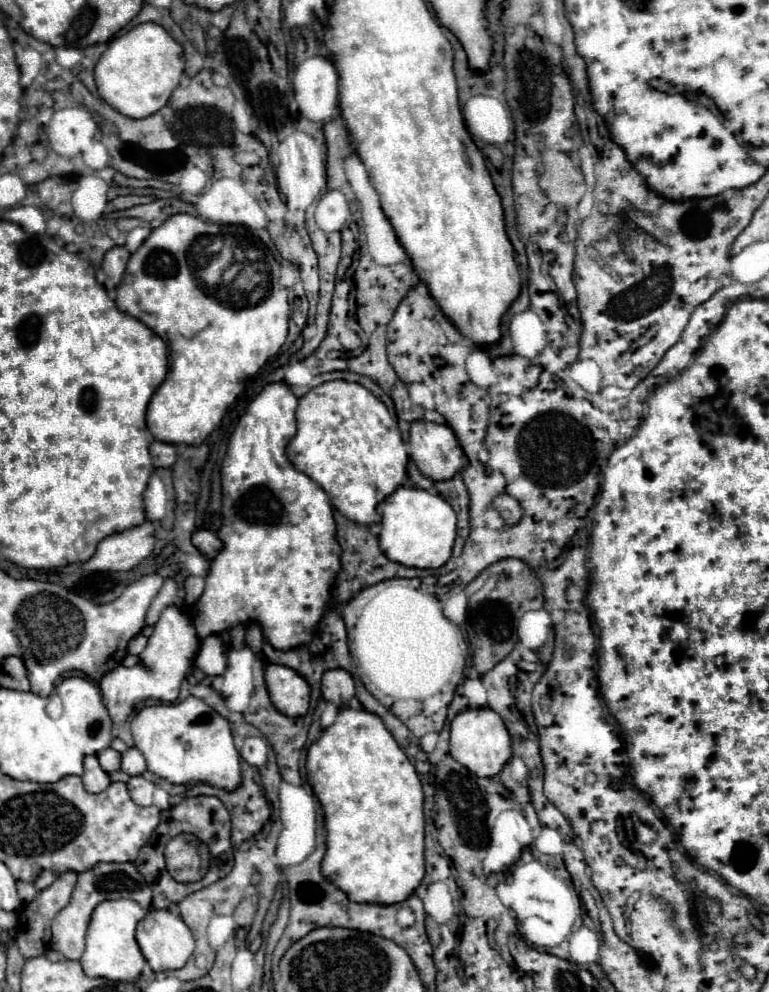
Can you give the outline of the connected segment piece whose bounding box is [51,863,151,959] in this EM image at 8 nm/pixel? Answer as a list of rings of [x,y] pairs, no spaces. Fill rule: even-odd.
[[[99,863],[89,871],[79,873],[75,891],[65,909],[61,909],[53,919],[53,937],[51,949],[59,951],[65,959],[81,959],[85,949],[85,933],[91,921],[93,909],[107,899],[133,899],[143,909],[151,909],[151,889],[147,887],[143,875],[135,869],[133,863]]]

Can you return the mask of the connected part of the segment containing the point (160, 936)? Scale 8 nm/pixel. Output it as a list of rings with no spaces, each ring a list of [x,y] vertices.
[[[167,909],[147,911],[145,919],[141,919],[137,925],[137,943],[139,943],[141,953],[145,955],[145,959],[153,971],[181,969],[195,949],[195,939],[191,935],[189,927],[183,923],[181,917],[169,913]]]

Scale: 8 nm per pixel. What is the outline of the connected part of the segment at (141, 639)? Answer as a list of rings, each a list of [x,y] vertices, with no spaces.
[[[139,633],[135,639],[131,639],[131,643],[127,645],[127,653],[129,655],[139,655],[147,645],[147,637],[143,633]]]

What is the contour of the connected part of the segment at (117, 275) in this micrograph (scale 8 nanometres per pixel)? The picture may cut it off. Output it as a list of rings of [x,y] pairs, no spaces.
[[[113,247],[105,253],[105,259],[103,259],[103,271],[105,271],[105,287],[107,289],[113,289],[119,285],[121,277],[123,277],[123,271],[125,271],[125,265],[129,261],[129,251],[125,247]]]

